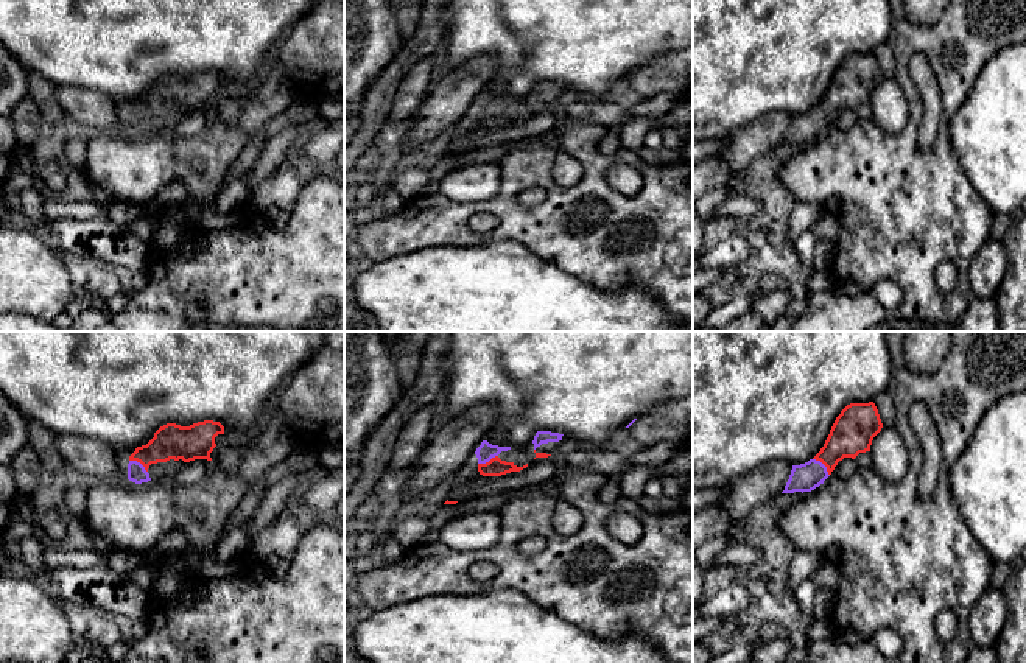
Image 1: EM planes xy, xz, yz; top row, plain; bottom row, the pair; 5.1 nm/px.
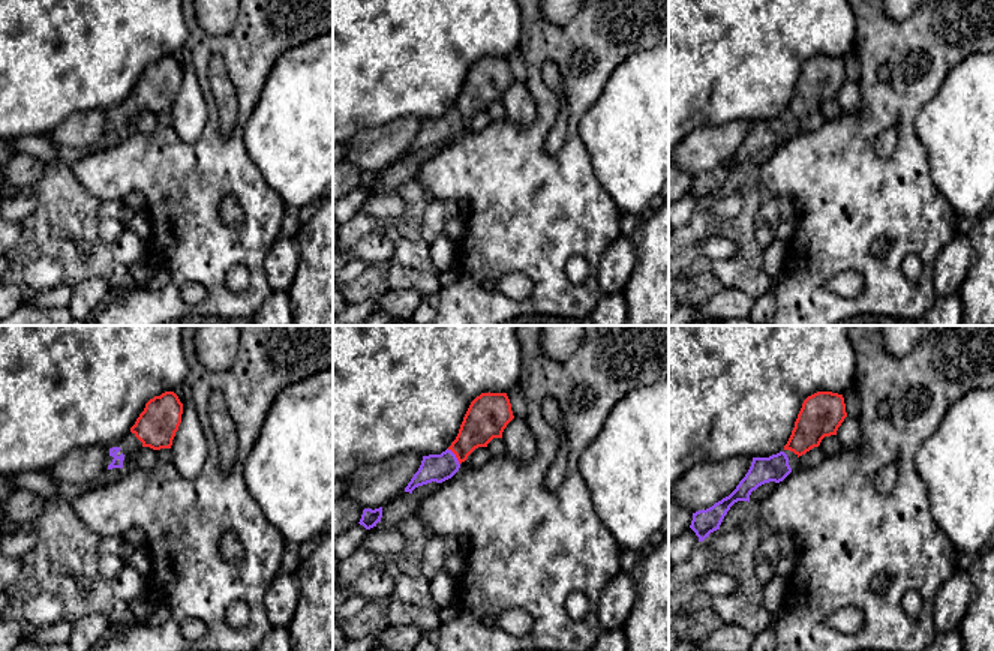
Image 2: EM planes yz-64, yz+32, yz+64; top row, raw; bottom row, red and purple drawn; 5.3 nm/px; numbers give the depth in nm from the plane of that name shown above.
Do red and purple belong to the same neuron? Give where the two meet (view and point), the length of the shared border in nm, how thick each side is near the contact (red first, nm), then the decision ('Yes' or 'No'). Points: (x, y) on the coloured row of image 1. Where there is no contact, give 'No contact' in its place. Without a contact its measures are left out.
Touches red at yz (824, 464). Shared border 130 nm. Thickness 220 nm (red) against 150 nm. Yes

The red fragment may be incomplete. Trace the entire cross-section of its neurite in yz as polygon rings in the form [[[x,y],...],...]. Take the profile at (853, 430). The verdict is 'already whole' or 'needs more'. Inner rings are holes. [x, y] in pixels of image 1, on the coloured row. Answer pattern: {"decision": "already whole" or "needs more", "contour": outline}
{"decision": "needs more", "contour": [[[873,402],[850,403],[836,417],[820,451],[805,464],[792,465],[782,493],[811,492],[831,475],[844,458],[855,459],[870,451],[873,437],[883,423]]]}

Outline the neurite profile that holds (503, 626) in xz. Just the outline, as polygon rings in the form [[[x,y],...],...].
[[[511,590],[431,595],[372,612],[352,632],[353,651],[371,663],[668,663],[646,638],[596,638]]]

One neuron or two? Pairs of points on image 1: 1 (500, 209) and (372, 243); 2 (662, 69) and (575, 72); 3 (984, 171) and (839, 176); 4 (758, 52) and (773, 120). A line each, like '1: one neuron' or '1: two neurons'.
1: one neuron
2: two neurons
3: two neurons
4: two neurons

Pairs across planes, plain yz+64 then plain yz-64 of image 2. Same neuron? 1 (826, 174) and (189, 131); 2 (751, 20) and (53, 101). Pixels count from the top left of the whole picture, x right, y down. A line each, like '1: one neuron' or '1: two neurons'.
1: two neurons
2: one neuron

